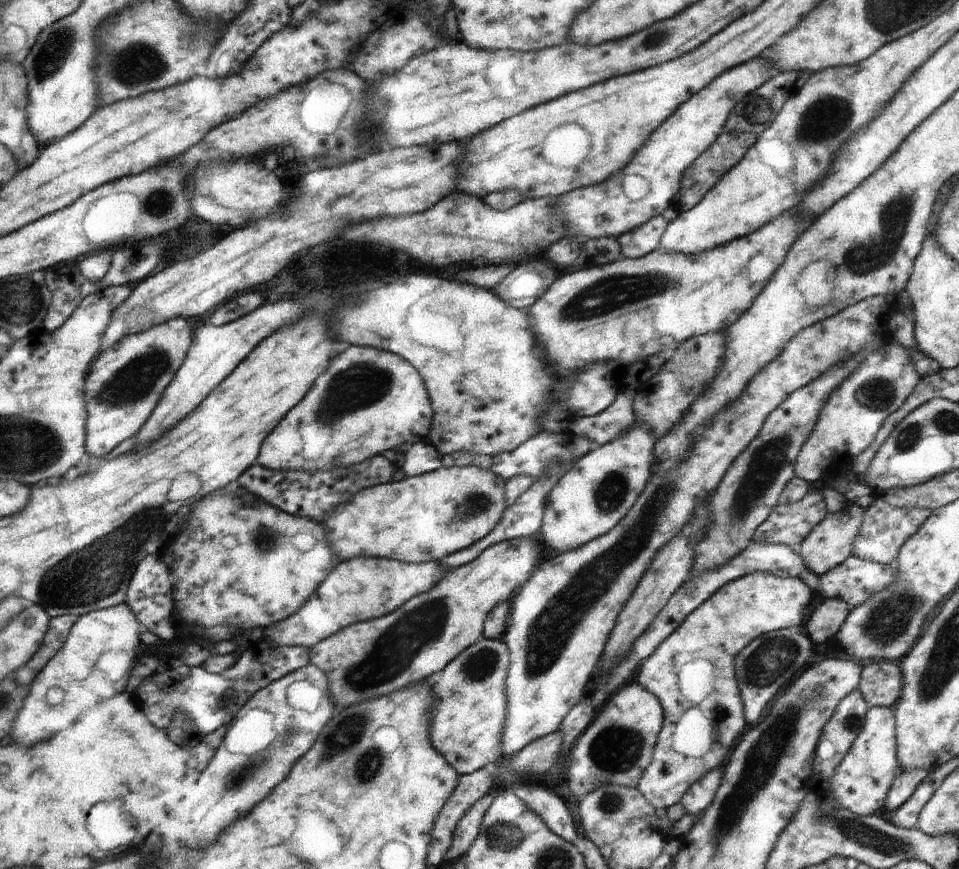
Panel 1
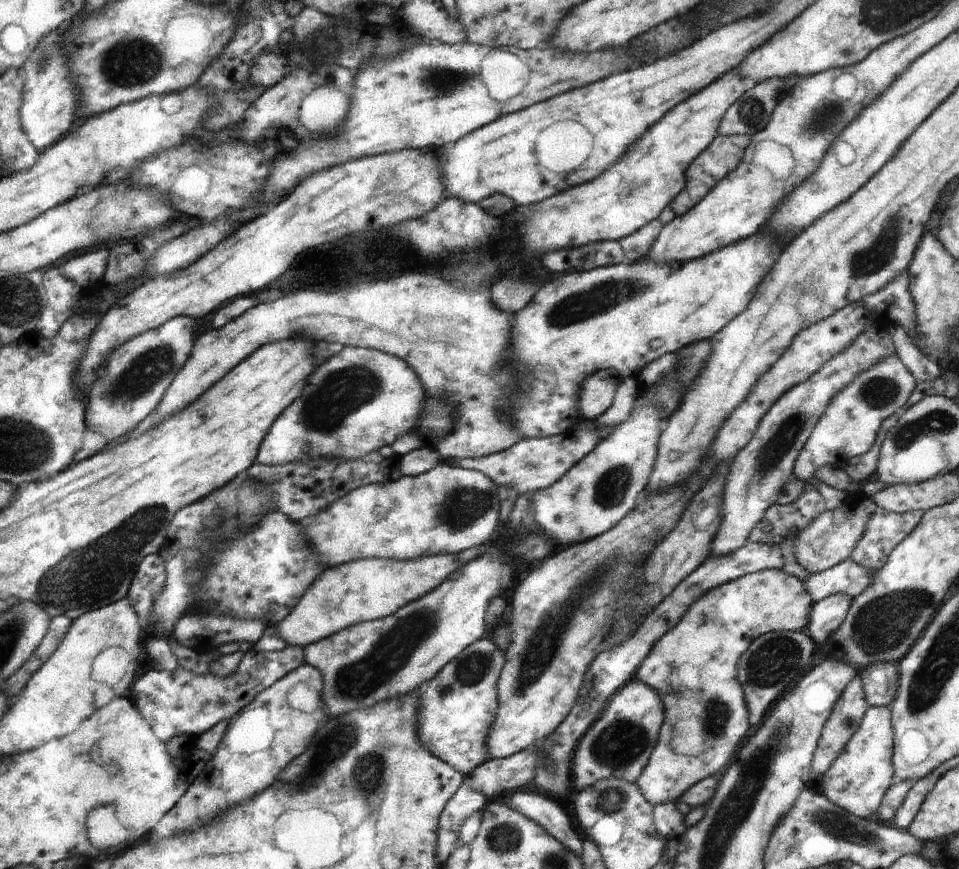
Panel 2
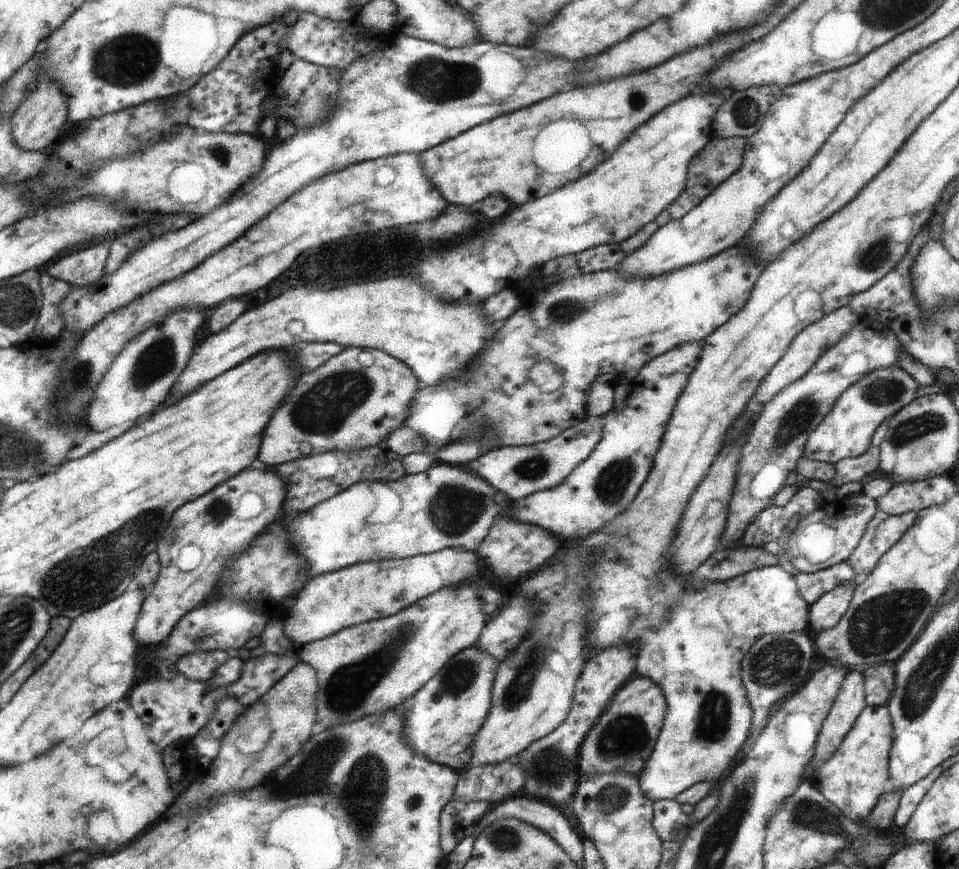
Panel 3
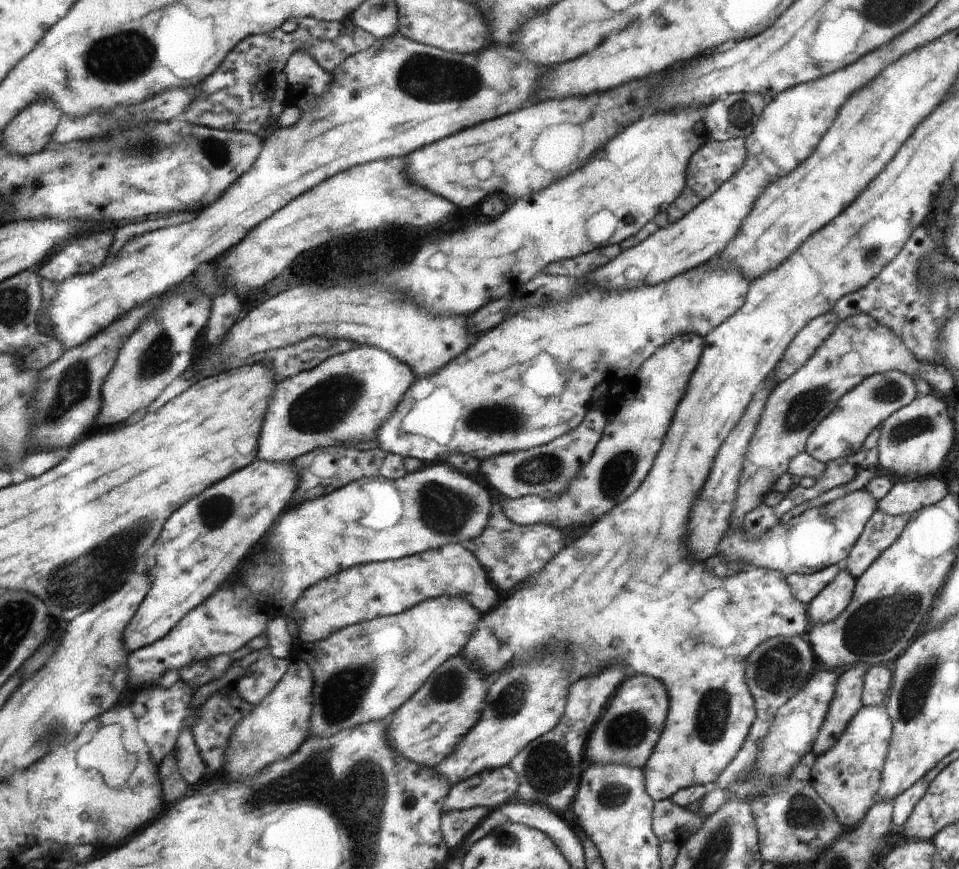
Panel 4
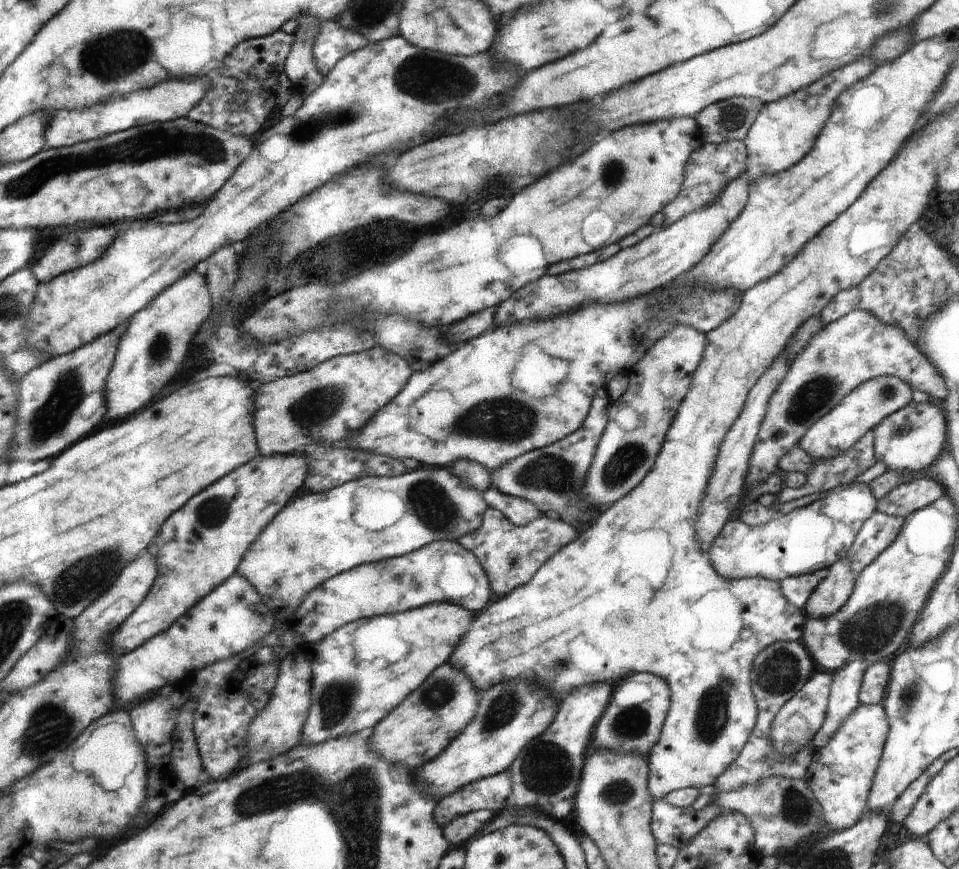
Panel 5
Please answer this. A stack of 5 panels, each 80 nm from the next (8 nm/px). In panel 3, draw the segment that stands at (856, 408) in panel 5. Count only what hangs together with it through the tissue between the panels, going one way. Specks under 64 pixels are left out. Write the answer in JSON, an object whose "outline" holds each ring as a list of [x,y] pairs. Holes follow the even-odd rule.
{"outline":[[[897,364],[865,374],[840,395],[830,412],[812,431],[806,441],[803,458],[835,465],[843,458],[863,455],[876,429],[910,404],[917,397],[915,394],[918,387],[914,378]]]}

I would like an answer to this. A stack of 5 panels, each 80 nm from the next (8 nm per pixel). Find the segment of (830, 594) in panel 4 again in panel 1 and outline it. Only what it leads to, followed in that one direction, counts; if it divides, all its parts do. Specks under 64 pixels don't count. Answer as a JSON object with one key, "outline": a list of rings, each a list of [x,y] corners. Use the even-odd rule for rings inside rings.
{"outline":[[[832,597],[822,599],[815,610],[808,613],[805,626],[814,646],[835,638],[849,615],[849,609],[850,606],[844,602],[844,599]]]}

